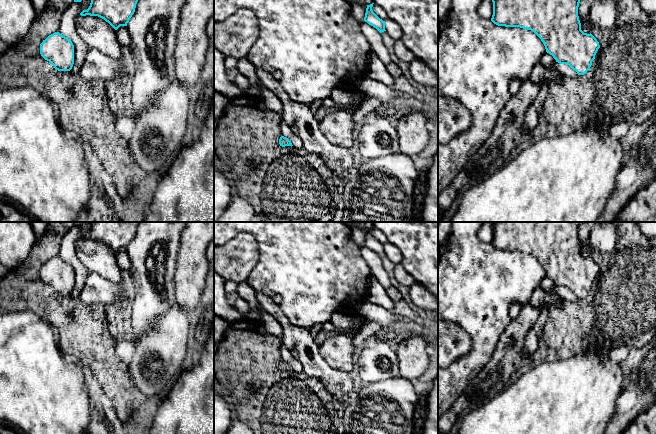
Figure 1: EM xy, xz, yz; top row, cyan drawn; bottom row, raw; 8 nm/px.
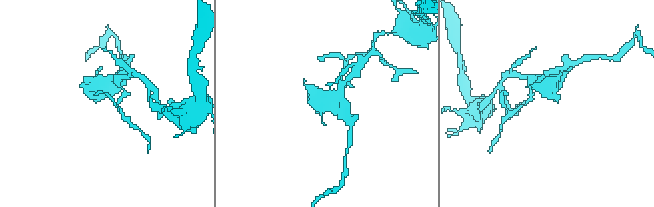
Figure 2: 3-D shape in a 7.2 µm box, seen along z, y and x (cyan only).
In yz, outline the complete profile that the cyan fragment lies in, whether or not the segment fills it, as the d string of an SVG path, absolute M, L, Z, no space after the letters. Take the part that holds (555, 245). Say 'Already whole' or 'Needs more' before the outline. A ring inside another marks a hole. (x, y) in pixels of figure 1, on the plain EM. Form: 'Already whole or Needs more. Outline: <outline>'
Already whole. Outline: M492 222L491 245L498 250L533 255L556 286L568 288L578 299L584 299L590 293L600 269L591 257L581 254L578 240L580 224L581 222Z

